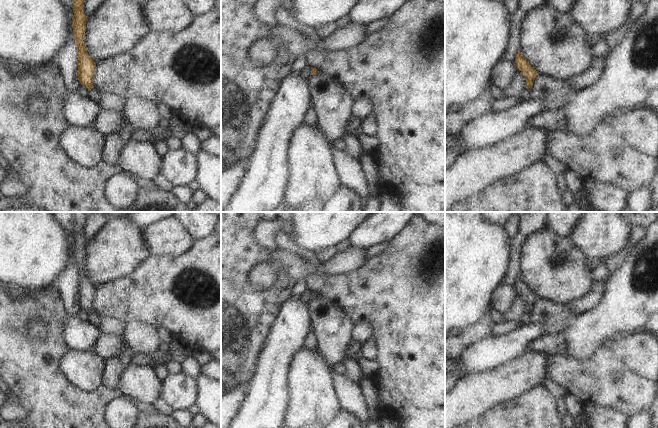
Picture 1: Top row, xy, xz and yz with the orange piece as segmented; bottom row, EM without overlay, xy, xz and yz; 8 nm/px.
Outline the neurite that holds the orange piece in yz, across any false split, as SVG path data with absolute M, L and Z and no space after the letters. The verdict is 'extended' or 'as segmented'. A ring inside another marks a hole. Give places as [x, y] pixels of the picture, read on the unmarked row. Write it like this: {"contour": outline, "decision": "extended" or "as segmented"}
{"contour": "M518 276L516 282L515 282L515 287L517 290L517 293L521 295L521 297L526 301L526 312L521 316L519 319L520 324L518 328L526 323L529 323L529 314L533 310L533 306L537 300L537 295L530 289L529 285L527 285L521 276Z", "decision": "extended"}

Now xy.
{"contour": "M71 212L71 214L74 234L72 253L78 276L78 304L81 309L88 313L88 322L97 325L100 316L96 315L92 309L96 287L88 279L83 265L85 261L87 244L87 240L84 238L84 226L87 219L87 214L85 212Z", "decision": "extended"}

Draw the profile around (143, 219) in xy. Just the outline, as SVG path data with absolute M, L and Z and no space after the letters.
M129 212L129 214L122 217L122 219L135 223L144 229L161 219L173 216L173 213L174 212Z

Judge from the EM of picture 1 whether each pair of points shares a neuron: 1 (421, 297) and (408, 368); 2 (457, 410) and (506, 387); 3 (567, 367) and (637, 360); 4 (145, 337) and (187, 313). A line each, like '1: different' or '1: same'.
1: same
2: same
3: different
4: different

